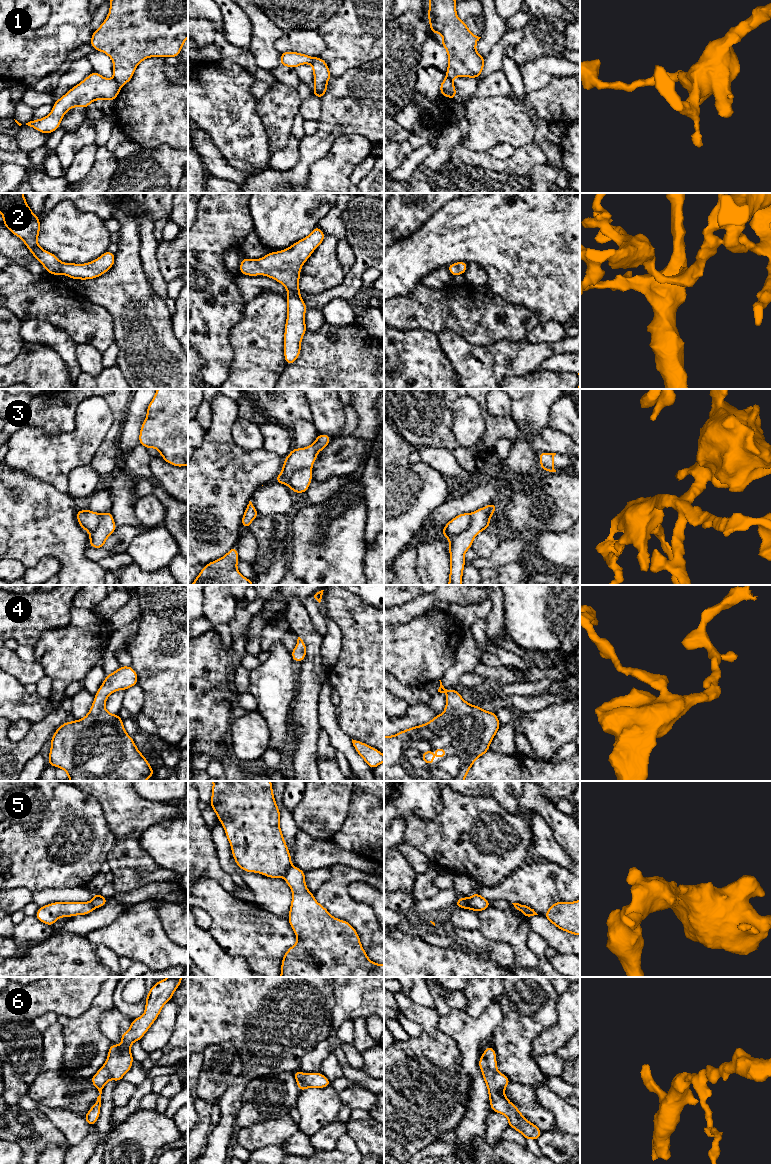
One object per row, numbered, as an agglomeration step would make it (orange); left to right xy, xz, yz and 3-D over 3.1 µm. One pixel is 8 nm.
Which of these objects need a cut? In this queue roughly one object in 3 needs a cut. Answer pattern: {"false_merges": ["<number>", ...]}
{"false_merges": ["1", "3", "5"]}

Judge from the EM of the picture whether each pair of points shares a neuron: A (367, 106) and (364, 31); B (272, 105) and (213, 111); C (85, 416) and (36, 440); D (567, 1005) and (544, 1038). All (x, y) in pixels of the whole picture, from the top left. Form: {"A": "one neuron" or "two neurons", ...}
{"A": "two neurons", "B": "two neurons", "C": "one neuron", "D": "one neuron"}

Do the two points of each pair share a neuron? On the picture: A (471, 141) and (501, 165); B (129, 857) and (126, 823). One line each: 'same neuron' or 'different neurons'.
A: different neurons
B: same neuron

